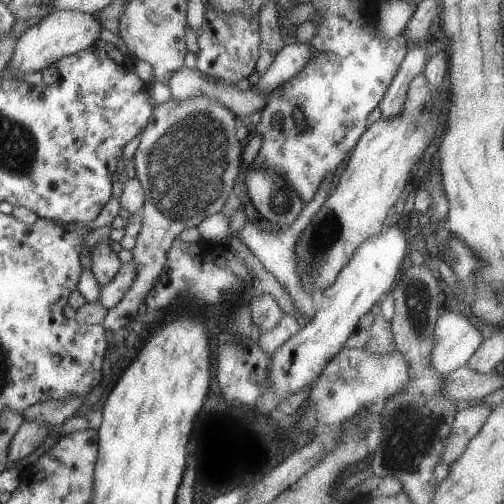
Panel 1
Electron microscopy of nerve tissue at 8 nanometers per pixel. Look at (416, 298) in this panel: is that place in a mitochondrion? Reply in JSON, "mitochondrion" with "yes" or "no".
{"mitochondrion":"yes"}

